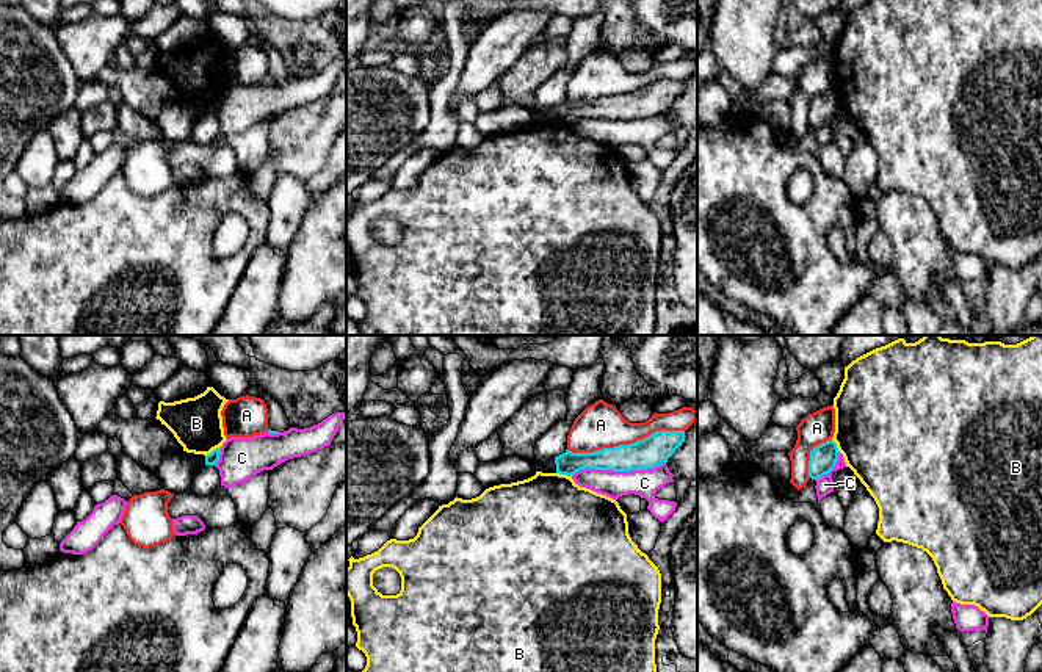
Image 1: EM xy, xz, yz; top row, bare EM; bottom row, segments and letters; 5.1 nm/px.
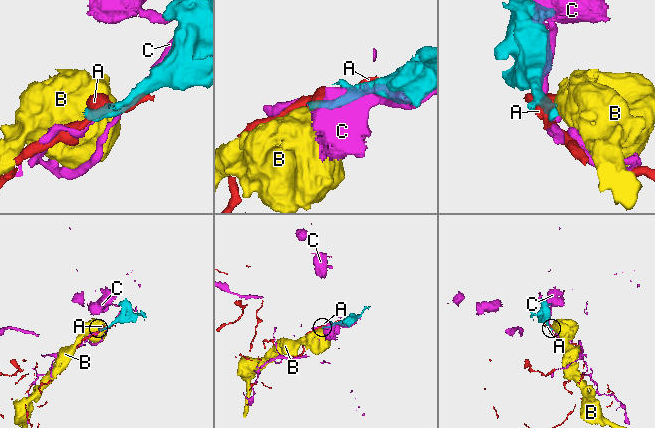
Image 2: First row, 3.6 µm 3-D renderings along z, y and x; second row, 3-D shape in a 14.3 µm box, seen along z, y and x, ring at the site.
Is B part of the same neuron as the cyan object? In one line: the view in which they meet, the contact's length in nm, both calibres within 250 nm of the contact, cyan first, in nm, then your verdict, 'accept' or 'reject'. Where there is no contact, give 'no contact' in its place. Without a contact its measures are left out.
xy | 100 nm | 60/260 nm | reject

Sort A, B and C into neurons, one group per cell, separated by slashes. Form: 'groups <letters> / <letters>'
groups A / B / C

